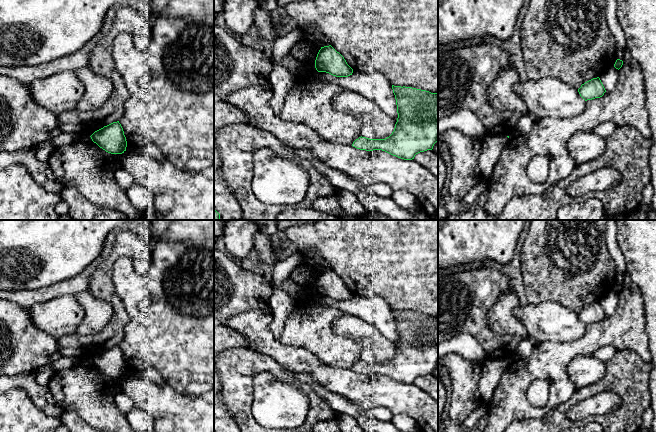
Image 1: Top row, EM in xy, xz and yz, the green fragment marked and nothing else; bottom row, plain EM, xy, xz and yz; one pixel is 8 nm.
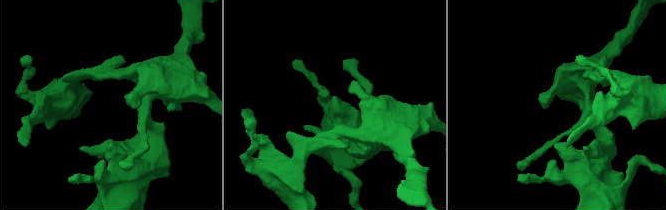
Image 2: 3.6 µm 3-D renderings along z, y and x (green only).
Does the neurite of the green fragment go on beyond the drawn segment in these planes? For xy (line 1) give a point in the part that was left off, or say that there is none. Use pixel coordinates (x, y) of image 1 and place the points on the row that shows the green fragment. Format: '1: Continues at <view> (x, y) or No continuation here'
1: No continuation here

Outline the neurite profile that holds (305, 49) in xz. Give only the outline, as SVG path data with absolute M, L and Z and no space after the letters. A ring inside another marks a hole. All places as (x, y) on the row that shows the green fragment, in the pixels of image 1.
M305 36L297 42L290 50L290 54L302 62L308 60L314 64L321 46L307 39Z

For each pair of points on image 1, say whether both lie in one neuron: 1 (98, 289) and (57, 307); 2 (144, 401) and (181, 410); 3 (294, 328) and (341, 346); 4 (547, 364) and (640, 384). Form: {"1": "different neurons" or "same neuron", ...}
{"1": "different neurons", "2": "same neuron", "3": "same neuron", "4": "different neurons"}

